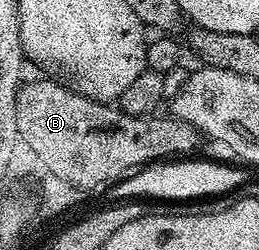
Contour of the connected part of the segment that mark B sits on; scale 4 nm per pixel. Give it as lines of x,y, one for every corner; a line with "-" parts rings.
54,80
25,81
17,95
16,111
17,127
23,138
42,156
48,168
67,179
68,184
76,184
78,188
91,187
94,191
99,191
109,183
121,181
125,177
126,166
134,170
153,162
184,156
187,155
184,153
192,151
202,141
199,131
178,116
164,118
159,114
128,115
115,105
94,101

